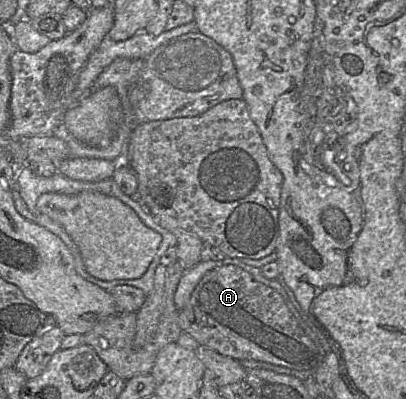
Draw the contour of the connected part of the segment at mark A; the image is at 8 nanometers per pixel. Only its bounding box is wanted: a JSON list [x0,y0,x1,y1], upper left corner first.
[178,266,332,375]

